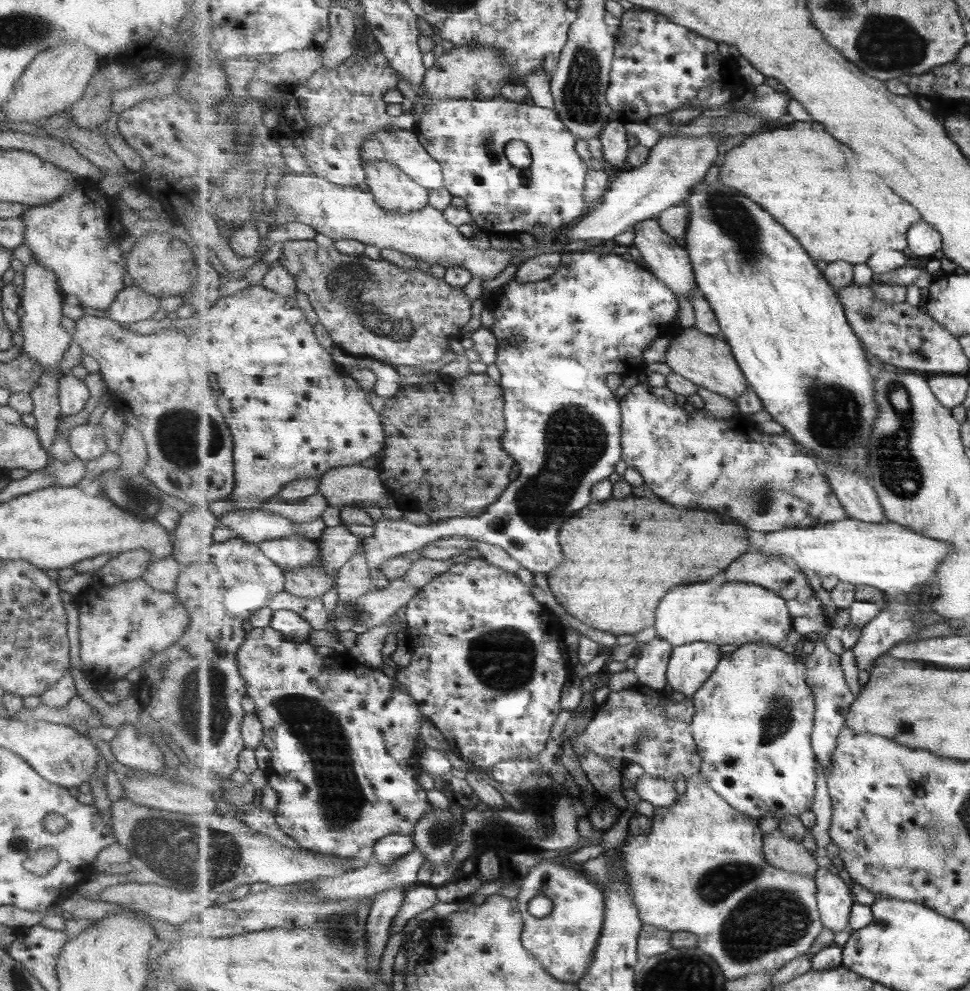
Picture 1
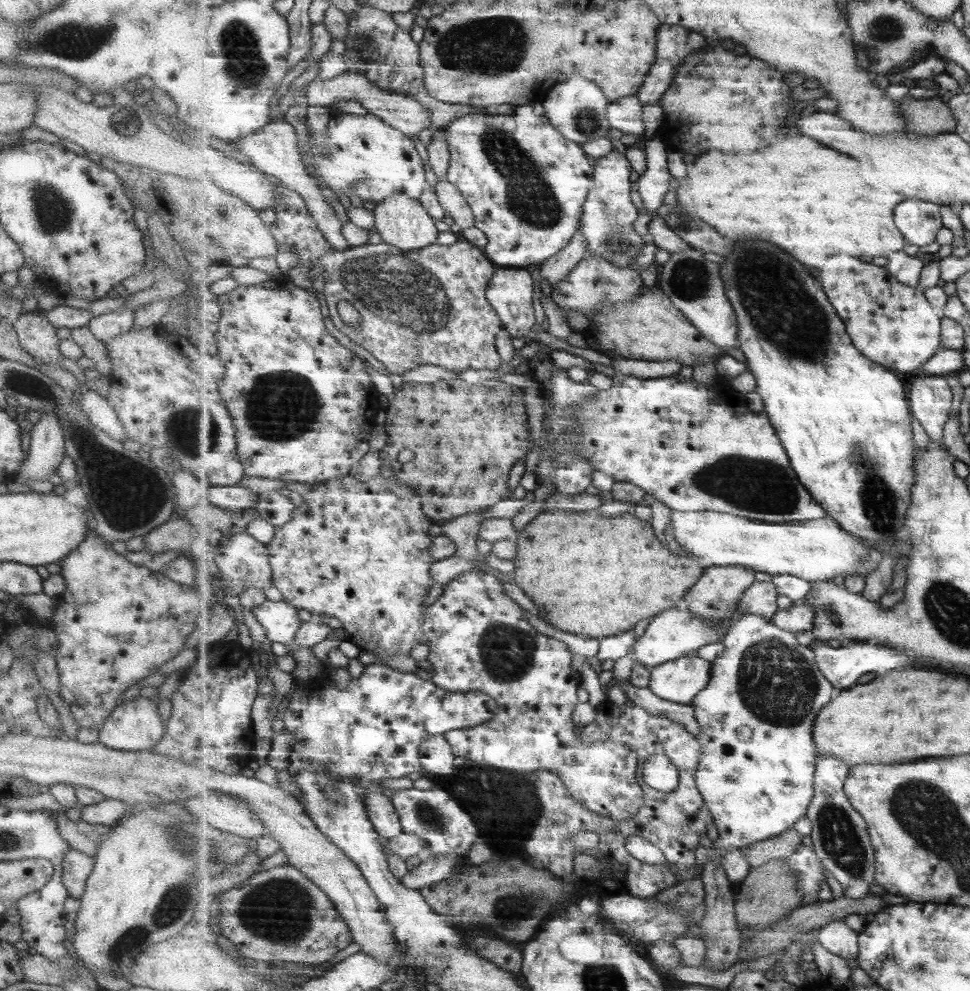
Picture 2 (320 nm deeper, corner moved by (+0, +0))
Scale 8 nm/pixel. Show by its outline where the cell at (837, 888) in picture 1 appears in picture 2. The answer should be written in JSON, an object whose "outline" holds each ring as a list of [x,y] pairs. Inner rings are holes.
{"outline":[[[844,920],[835,921],[819,929],[817,938],[829,952],[851,960],[859,956],[860,932],[852,930]]]}

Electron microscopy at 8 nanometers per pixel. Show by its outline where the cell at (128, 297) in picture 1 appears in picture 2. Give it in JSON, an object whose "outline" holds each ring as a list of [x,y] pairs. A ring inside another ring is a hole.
{"outline":[[[117,308],[112,312],[95,316],[86,325],[89,333],[100,342],[106,342],[114,336],[123,335],[131,331],[132,326],[133,312],[128,308]]]}

